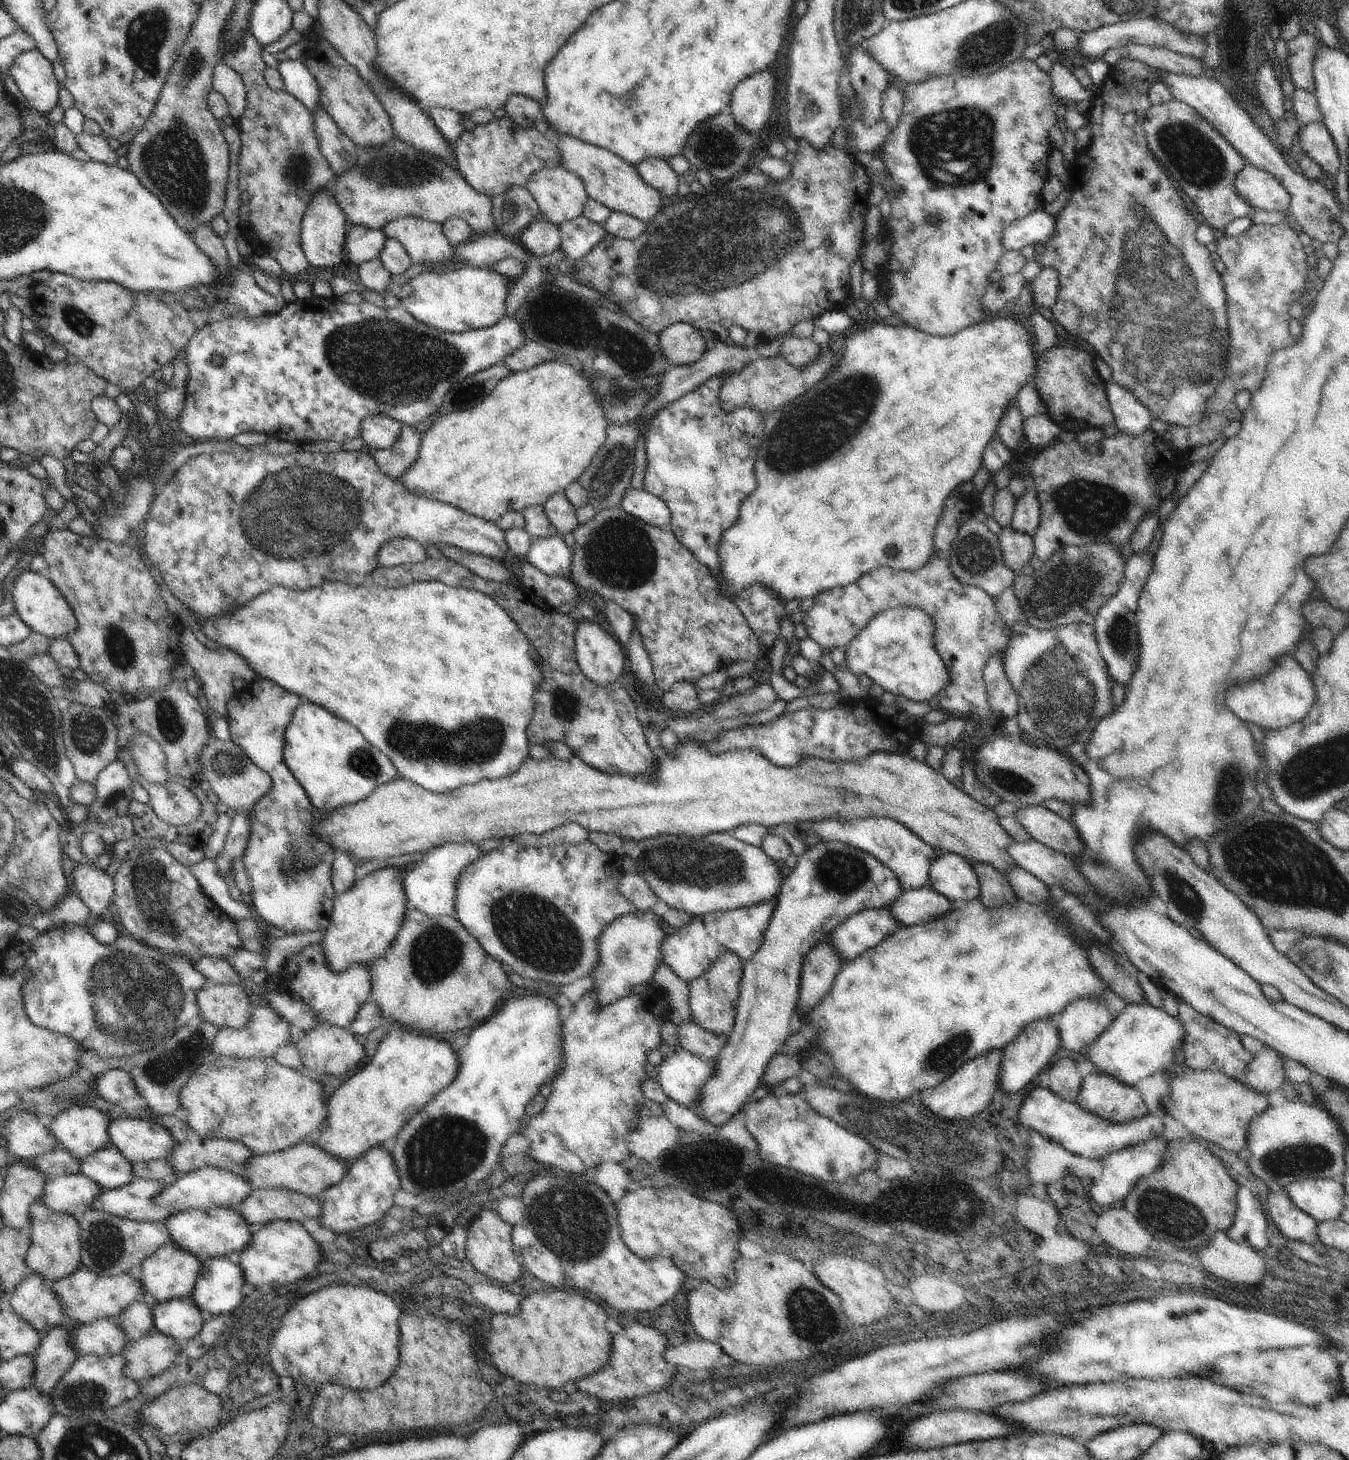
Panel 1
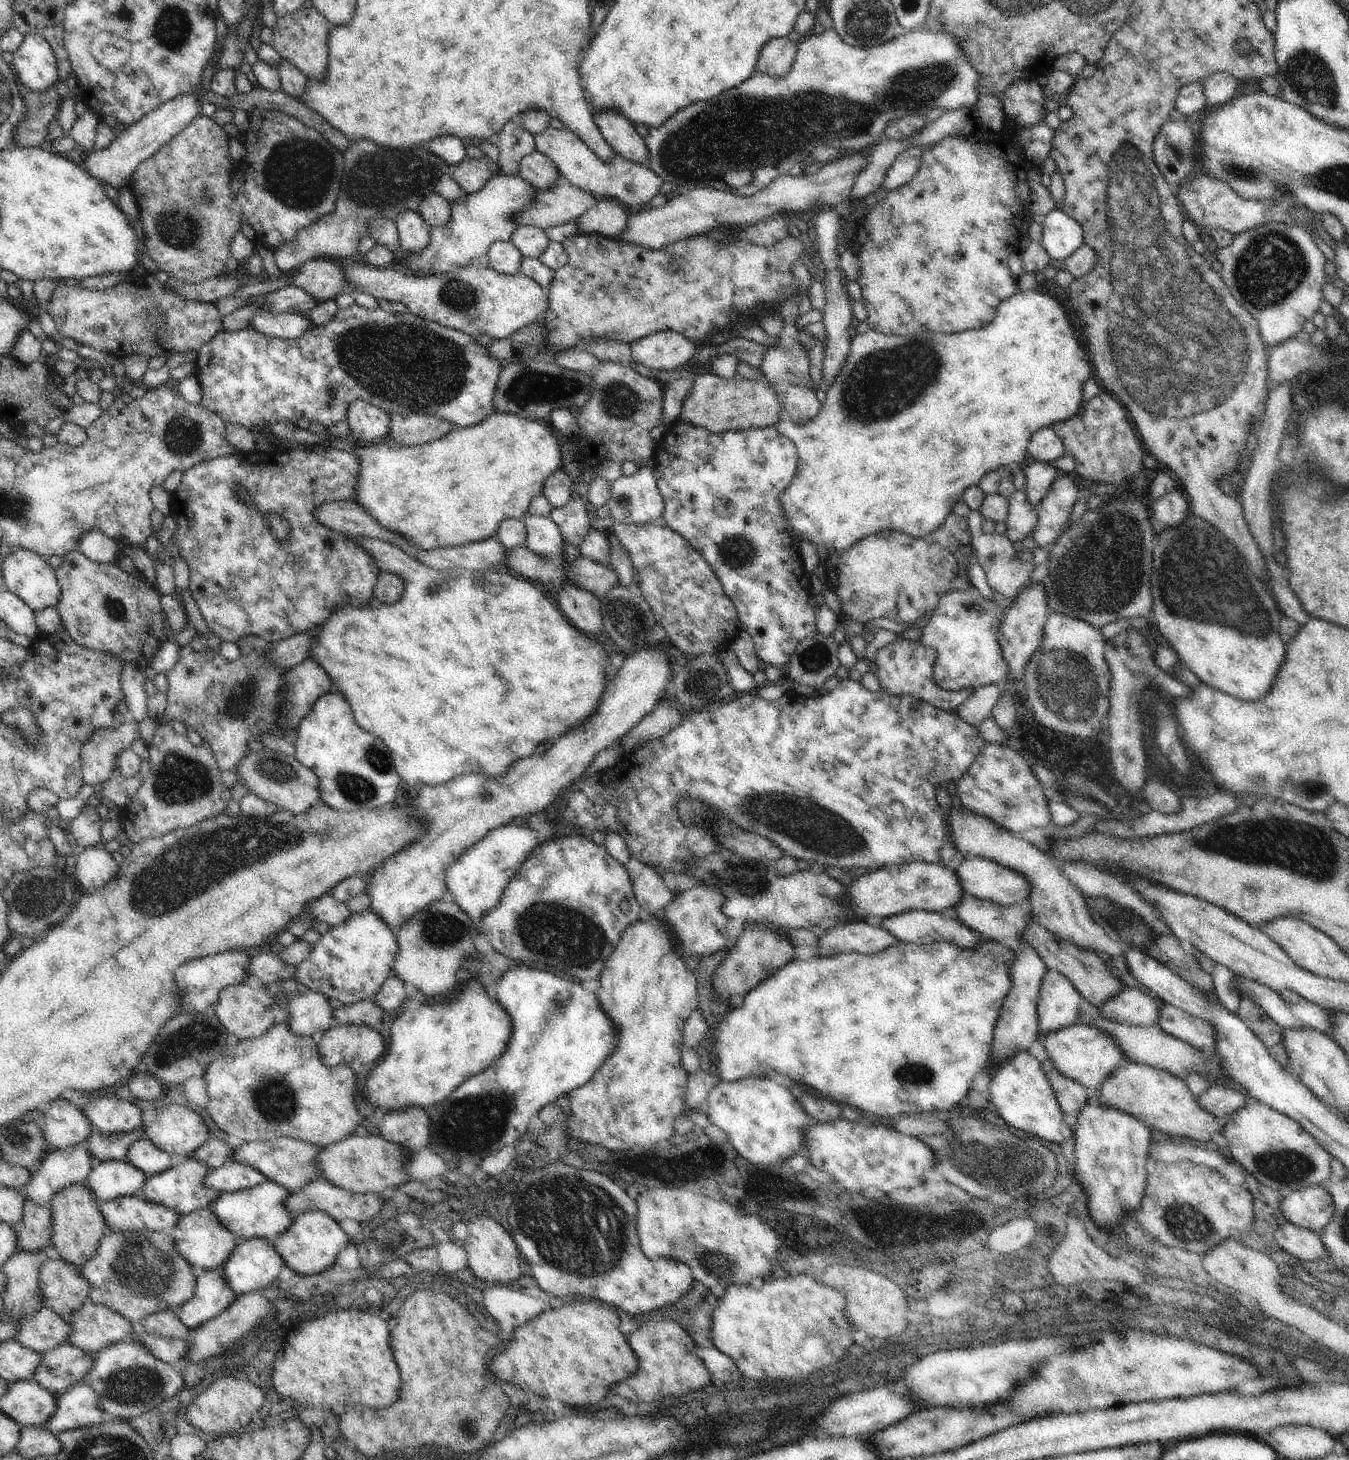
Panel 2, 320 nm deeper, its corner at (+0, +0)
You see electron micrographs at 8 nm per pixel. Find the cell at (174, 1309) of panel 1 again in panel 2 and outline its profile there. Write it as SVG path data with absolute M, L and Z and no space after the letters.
M219 1267L198 1274L194 1296L176 1310L177 1316L189 1330L199 1328L204 1322L220 1316L236 1300L236 1294L228 1288L224 1278L224 1268Z

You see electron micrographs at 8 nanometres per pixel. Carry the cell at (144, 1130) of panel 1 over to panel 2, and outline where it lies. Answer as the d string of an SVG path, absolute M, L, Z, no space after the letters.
M170 1103L156 1110L156 1120L146 1125L144 1137L173 1158L184 1160L212 1137L209 1119L183 1104Z

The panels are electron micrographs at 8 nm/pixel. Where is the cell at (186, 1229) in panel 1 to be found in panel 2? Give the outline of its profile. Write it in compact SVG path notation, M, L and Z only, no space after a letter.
M267 1181L250 1189L222 1193L213 1203L212 1212L216 1214L220 1224L228 1228L228 1232L232 1232L237 1245L254 1238L278 1238L284 1230L290 1228L294 1220L288 1208L284 1206L288 1196L290 1193L286 1188L282 1188L276 1182Z

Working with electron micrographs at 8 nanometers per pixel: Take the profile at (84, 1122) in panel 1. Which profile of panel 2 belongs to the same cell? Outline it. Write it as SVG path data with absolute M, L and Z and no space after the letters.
M119 1089L86 1104L83 1110L92 1122L92 1128L104 1134L126 1134L143 1126L143 1111L129 1102L128 1097L123 1097Z

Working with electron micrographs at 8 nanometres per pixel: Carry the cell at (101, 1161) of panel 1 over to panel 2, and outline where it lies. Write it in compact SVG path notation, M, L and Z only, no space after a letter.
M145 1137L141 1140L136 1140L130 1146L130 1150L126 1154L126 1160L130 1164L134 1164L140 1172L144 1172L148 1178L169 1170L177 1161L168 1152L160 1150L154 1142L150 1142Z

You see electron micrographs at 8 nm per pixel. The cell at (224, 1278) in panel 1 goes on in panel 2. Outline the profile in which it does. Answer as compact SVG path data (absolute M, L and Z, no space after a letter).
M254 1238L237 1245L222 1268L228 1288L239 1297L276 1284L284 1266L274 1245L264 1238Z

